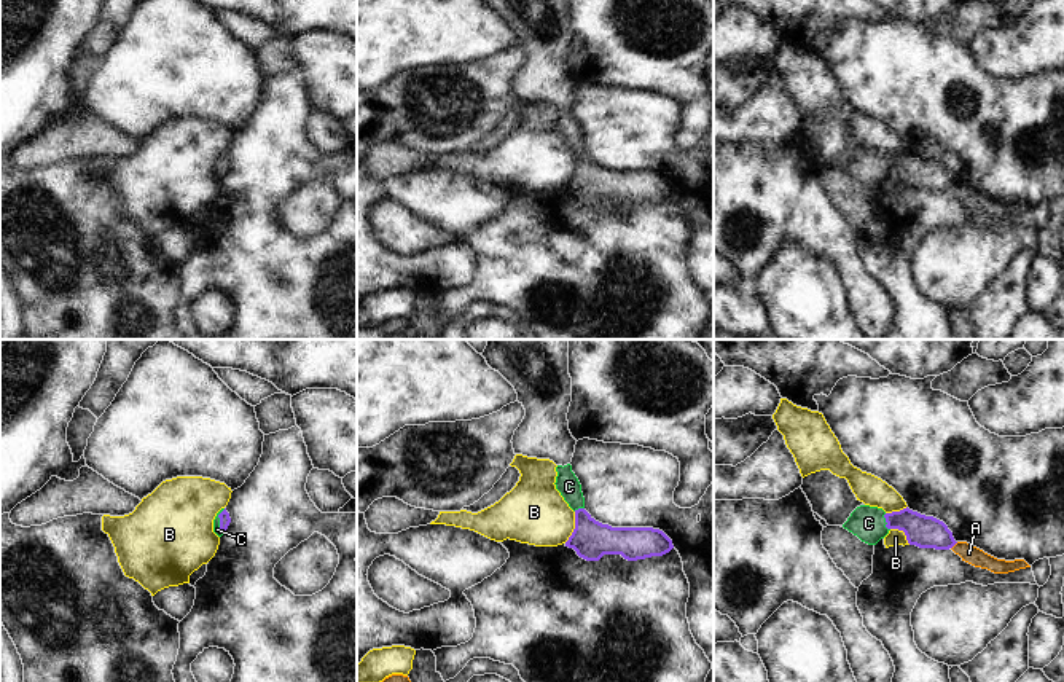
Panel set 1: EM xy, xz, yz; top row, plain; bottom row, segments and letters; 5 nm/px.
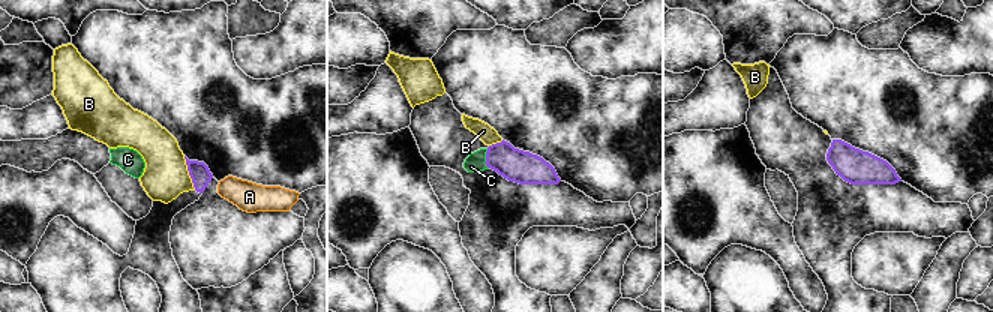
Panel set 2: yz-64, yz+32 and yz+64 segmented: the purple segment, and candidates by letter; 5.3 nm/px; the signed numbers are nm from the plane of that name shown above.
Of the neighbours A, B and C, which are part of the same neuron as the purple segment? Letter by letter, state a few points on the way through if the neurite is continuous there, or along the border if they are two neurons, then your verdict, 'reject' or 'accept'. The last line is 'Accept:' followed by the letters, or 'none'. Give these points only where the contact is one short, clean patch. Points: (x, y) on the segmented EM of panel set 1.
A: border yz (958, 542), (951, 548); reject
B: border xz (575, 512), (575, 528), (564, 542); reject
C: way xy (225, 520), (220, 520), (217, 529); accept
Accept: C

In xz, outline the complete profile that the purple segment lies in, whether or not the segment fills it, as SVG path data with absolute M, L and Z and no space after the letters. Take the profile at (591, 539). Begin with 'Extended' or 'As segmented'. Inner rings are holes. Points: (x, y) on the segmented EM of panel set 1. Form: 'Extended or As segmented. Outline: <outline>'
Extended. Outline: M487 339L481 355L492 370L499 371L514 387L518 402L526 410L526 416L511 440L514 454L550 459L557 465L556 489L575 512L575 529L565 547L573 548L586 561L599 561L604 555L621 555L628 561L637 561L669 553L674 545L663 531L653 527L612 527L596 521L585 510L581 484L570 465L577 440L572 437L567 421L572 402L569 339Z

